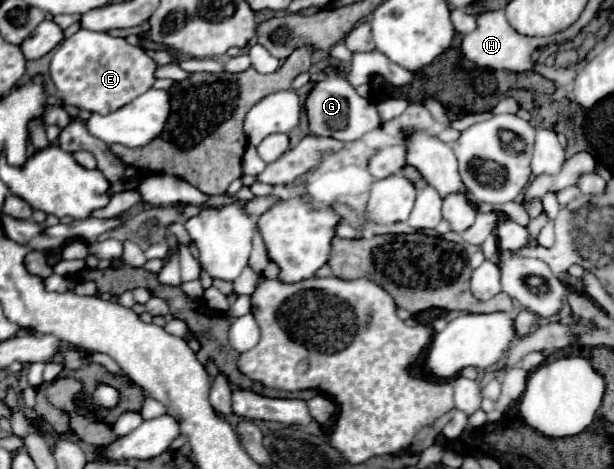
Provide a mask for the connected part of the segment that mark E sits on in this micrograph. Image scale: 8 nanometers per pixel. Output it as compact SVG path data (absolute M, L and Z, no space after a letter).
M79 30L55 48L49 74L59 96L67 104L97 114L109 114L147 92L155 82L155 68L157 64L143 52L143 48L135 48L127 44L127 40L103 32Z

